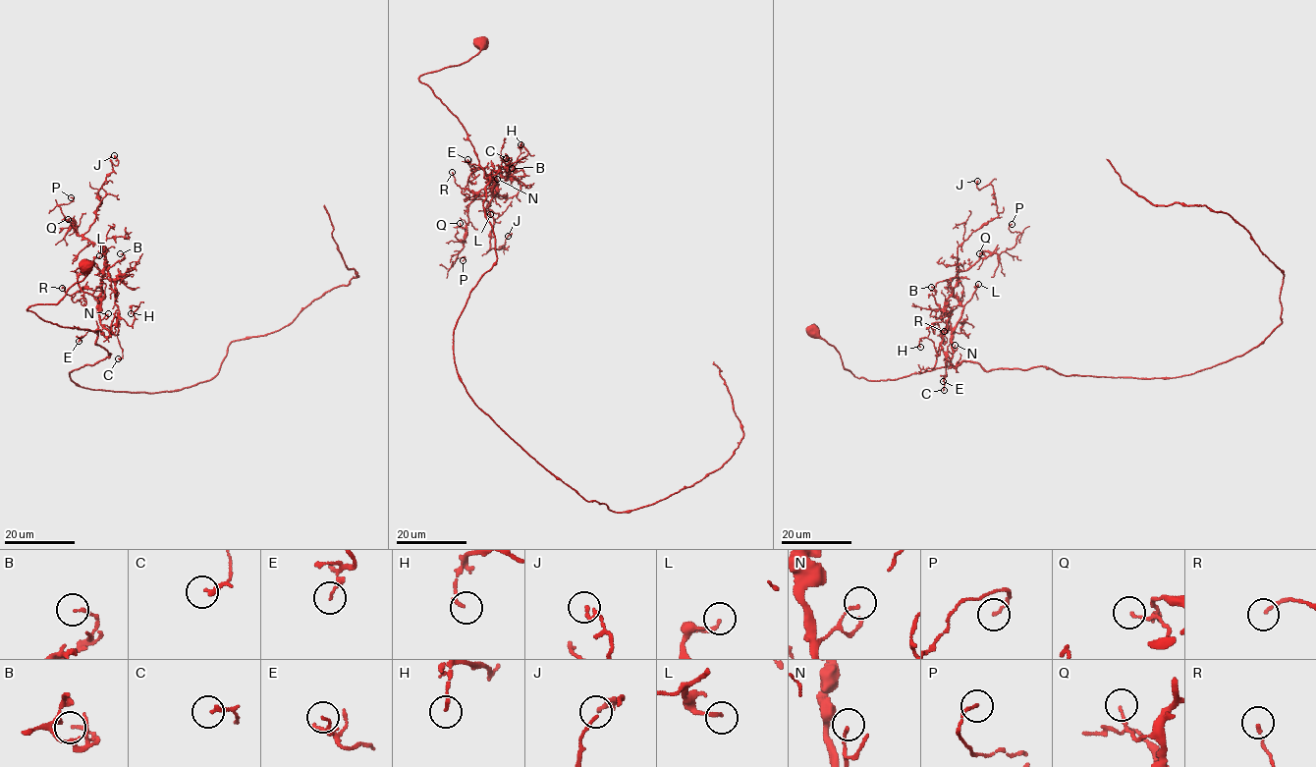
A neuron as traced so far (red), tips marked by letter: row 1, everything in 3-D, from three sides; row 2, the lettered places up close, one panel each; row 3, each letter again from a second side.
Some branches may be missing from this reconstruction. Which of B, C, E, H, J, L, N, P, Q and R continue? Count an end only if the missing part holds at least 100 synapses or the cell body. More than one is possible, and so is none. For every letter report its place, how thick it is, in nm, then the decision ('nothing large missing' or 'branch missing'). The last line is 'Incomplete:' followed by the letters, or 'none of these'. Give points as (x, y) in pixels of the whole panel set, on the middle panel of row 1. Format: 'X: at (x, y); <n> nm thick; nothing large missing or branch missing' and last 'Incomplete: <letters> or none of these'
B: at (512, 168); 130 nm thick; nothing large missing
C: at (506, 158); 180 nm thick; nothing large missing
E: at (467, 159); 130 nm thick; nothing large missing
H: at (520, 144); 140 nm thick; nothing large missing
J: at (508, 236); 170 nm thick; nothing large missing
L: at (490, 214); 160 nm thick; nothing large missing
N: at (497, 179); 120 nm thick; nothing large missing
P: at (463, 260); 120 nm thick; nothing large missing
Q: at (460, 223); 80 nm thick; nothing large missing
R: at (452, 172); 110 nm thick; nothing large missing
Incomplete: none of these

